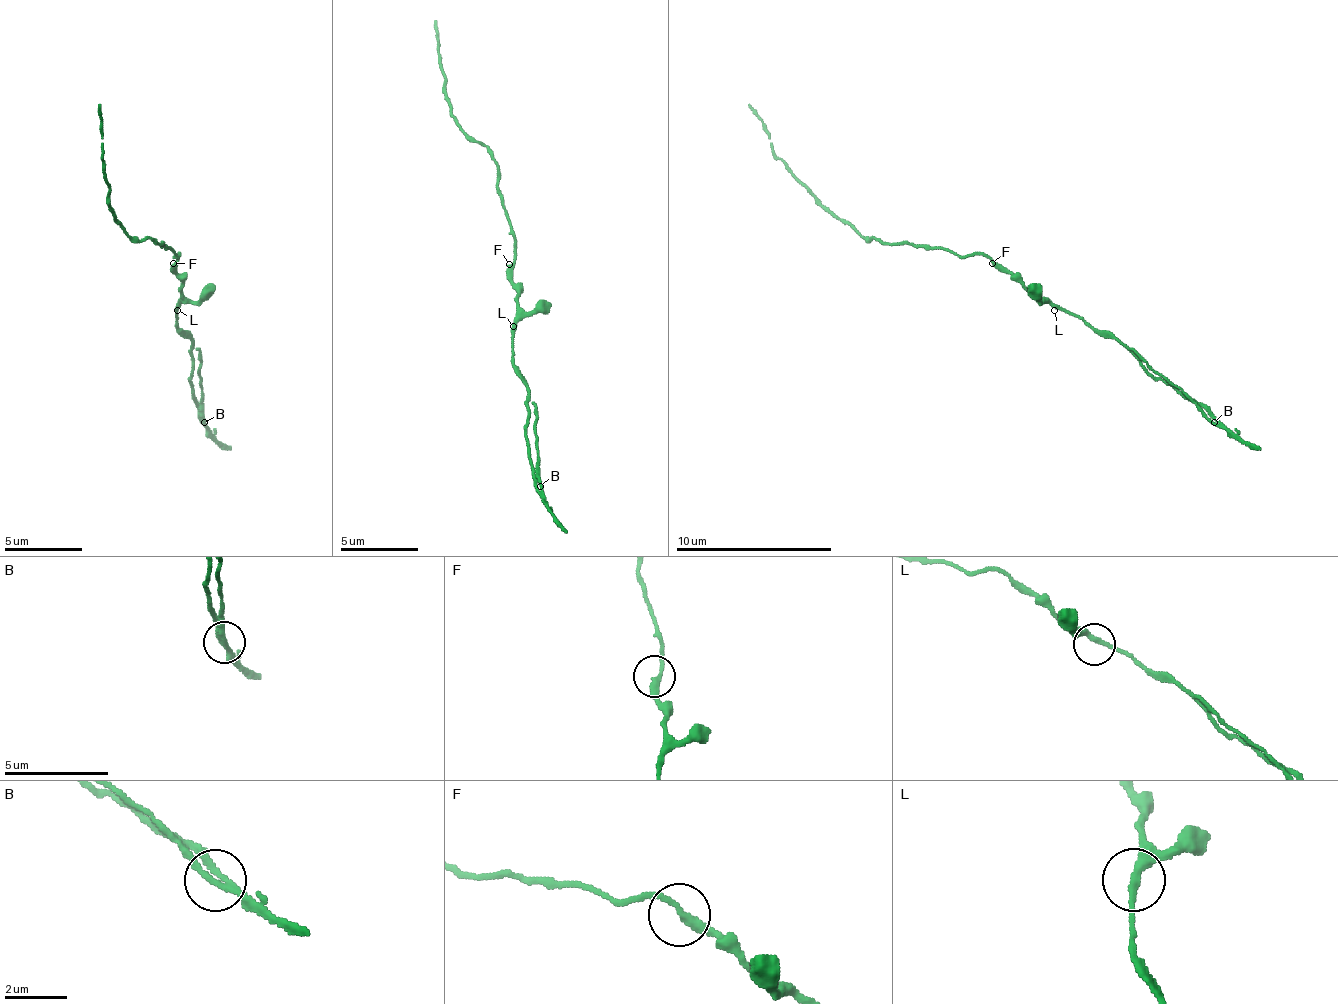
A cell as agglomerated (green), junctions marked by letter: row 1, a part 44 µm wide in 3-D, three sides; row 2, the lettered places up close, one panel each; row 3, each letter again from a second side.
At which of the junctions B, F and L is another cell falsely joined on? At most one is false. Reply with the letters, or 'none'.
B

